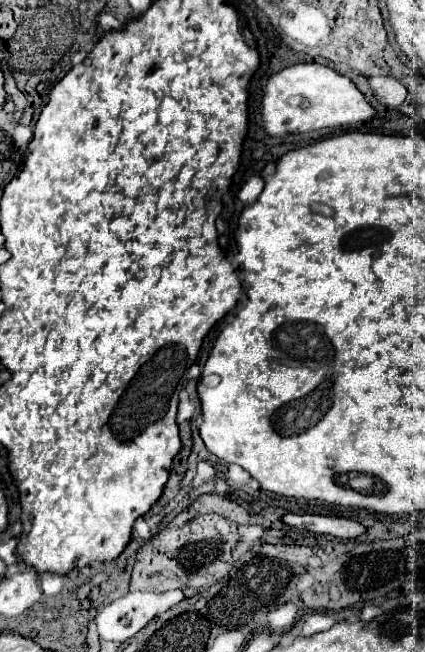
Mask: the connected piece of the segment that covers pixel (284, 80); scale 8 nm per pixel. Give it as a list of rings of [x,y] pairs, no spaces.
[[[303,63],[287,67],[275,73],[269,83],[263,87],[263,129],[273,135],[289,135],[289,133],[305,133],[323,127],[341,127],[371,119],[375,109],[365,99],[365,95],[357,89],[357,85],[337,73],[335,69],[319,63]]]

